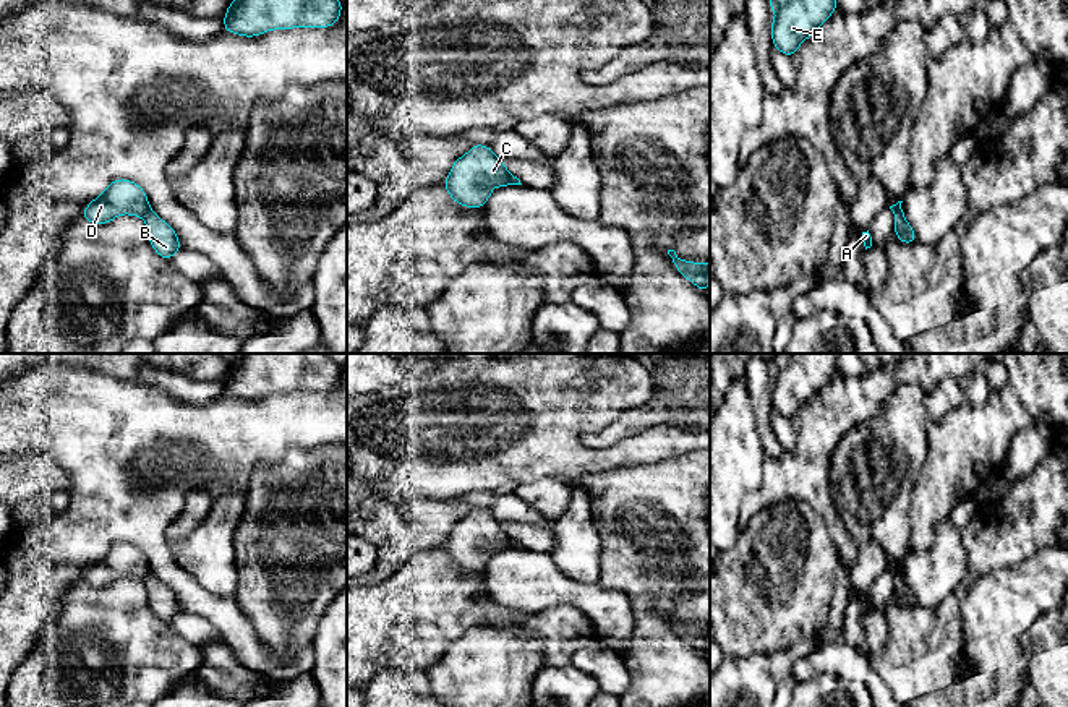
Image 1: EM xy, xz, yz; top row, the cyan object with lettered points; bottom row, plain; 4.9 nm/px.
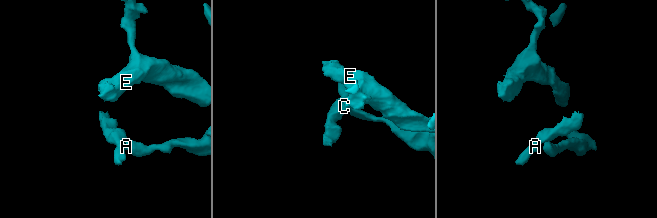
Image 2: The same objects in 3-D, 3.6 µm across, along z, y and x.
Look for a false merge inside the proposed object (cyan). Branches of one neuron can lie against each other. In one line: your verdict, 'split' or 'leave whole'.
split

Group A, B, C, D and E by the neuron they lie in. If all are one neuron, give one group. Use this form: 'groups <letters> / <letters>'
groups A C D / B E

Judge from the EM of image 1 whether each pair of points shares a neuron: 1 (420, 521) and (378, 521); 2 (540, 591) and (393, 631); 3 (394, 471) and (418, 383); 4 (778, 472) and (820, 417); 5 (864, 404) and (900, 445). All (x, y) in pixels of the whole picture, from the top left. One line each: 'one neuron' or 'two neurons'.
1: one neuron
2: two neurons
3: one neuron
4: one neuron
5: two neurons

